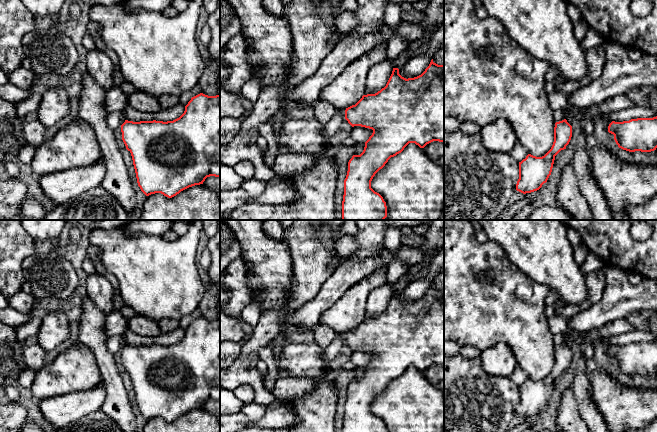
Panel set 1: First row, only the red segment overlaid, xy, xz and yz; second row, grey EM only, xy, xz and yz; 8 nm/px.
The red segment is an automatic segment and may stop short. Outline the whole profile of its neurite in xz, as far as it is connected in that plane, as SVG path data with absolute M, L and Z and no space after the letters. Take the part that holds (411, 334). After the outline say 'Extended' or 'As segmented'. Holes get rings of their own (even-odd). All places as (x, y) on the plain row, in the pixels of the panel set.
M432 283L421 299L408 303L399 298L398 292L393 292L386 310L375 318L363 319L355 329L346 332L345 343L352 351L369 352L373 357L365 366L363 376L360 379L353 379L348 386L342 432L387 432L383 421L371 412L375 398L391 381L401 377L409 367L424 372L433 365L444 366L444 289L438 289Z. As segmented

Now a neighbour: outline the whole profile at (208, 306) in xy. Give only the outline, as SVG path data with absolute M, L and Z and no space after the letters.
M214 283L205 286L203 298L198 306L202 317L208 320L216 320L220 318L217 312L217 304L220 301L220 287Z

